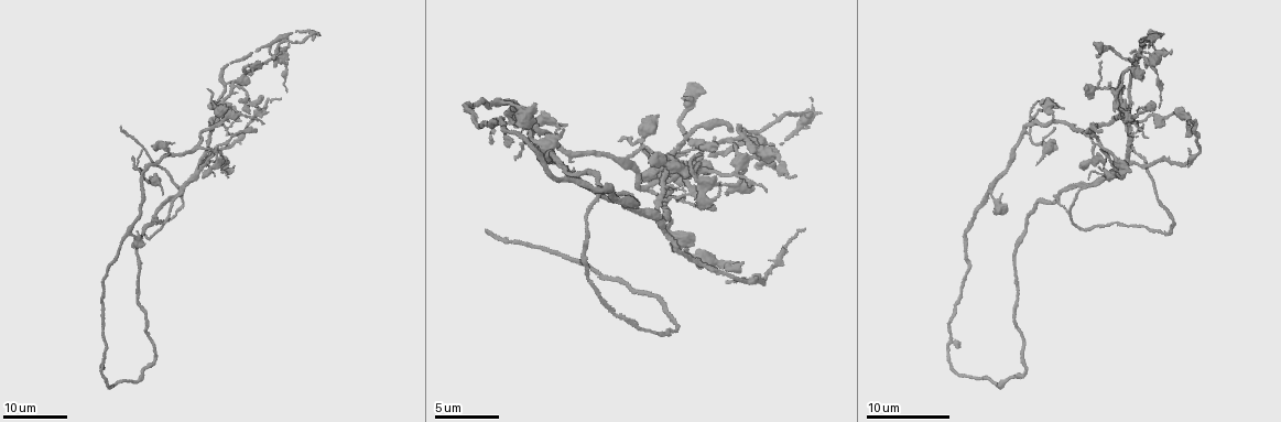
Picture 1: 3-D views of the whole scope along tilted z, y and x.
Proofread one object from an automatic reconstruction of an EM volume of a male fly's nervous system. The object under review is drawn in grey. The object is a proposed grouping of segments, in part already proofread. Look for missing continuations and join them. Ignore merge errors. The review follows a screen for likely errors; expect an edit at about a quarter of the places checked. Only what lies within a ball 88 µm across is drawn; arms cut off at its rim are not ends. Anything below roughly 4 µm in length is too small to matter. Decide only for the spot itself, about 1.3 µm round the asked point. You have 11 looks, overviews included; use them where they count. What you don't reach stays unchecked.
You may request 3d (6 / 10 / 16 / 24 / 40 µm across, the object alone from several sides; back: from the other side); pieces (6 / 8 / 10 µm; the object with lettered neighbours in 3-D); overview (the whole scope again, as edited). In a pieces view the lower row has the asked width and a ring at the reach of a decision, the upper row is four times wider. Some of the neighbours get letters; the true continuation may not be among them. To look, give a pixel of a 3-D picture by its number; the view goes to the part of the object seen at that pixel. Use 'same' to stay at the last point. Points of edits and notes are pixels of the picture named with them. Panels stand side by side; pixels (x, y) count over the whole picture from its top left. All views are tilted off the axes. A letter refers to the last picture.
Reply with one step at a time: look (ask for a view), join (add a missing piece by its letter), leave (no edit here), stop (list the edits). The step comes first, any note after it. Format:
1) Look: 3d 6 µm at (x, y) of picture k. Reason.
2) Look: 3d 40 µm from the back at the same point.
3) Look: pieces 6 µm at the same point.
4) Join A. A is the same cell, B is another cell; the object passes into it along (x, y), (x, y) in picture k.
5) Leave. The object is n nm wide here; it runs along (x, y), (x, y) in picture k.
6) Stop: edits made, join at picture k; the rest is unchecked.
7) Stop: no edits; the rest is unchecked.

Look: 3d 16 µm at (1109, 82) of picture 1. Branch stops here.

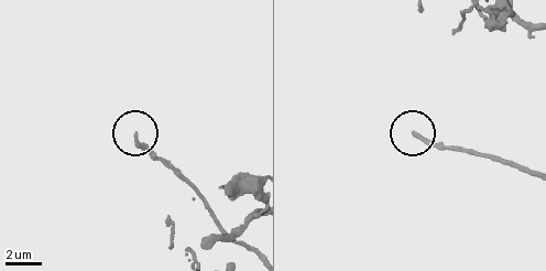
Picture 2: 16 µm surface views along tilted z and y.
Look: pieces 10 µm at (136, 133) of picture 2.

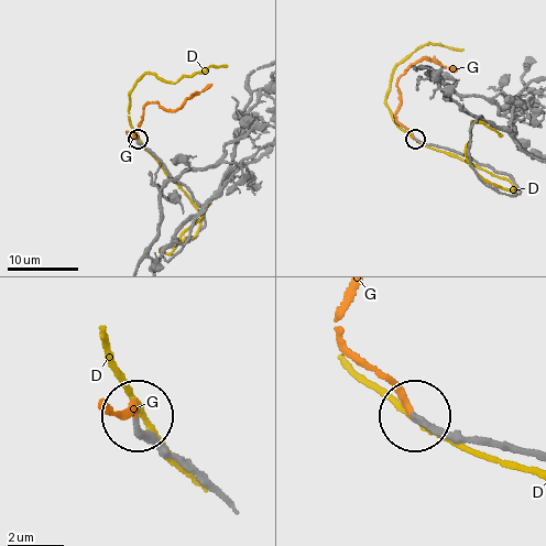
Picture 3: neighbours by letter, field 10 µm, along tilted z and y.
Join G. G is the same cell, D is another cell; the object passes into it along (153, 154), (128, 134), (144, 106), (172, 110), (189, 99) in picture 3; it goes on there.

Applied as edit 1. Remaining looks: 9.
Look: 3d 16 µm at (1148, 139) of picture 1. Tapers out.

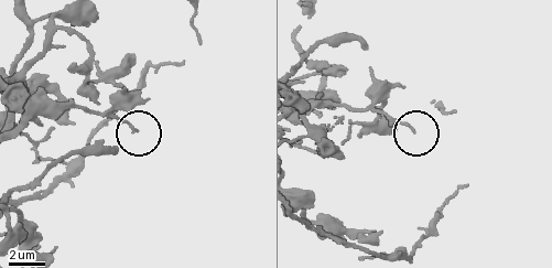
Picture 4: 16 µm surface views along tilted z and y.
Look: pieces 6 µm at (414, 132) of picture 4.

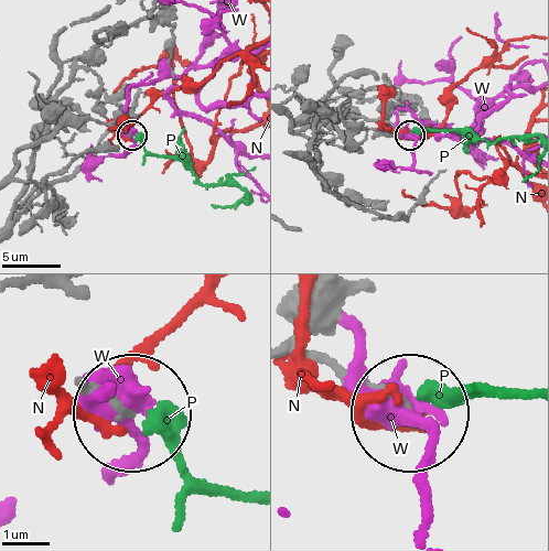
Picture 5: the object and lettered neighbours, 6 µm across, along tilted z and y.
Leave. The object is 120 nm wide here; N, P and W are other cells; no lettered piece goes on from it.

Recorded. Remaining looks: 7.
Look: 3d 16 µm at (254, 131) of picture 1. An open end.

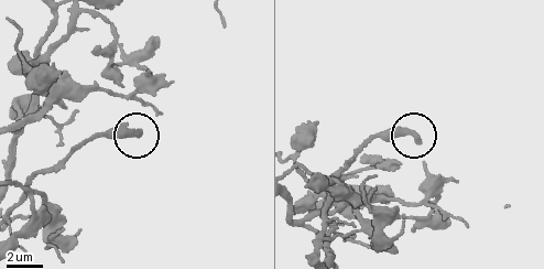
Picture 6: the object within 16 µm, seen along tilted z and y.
Look: pieces 10 µm at (140, 132) of picture 6.

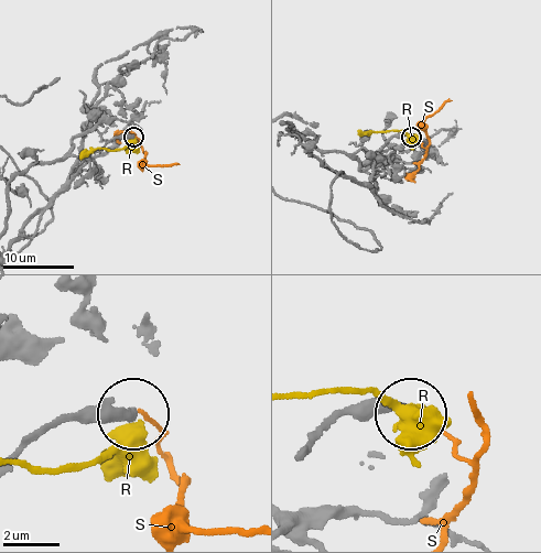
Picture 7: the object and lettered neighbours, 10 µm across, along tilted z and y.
Leave. The object is 290 nm wide here; R and S are other cells; no lettered piece goes on from it.

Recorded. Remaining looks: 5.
Look: 3d 24 µm at (694, 86) of picture 1.

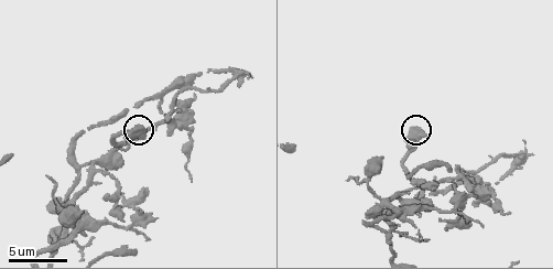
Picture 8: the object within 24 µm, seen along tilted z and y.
Look: pieces 6 µm at (418, 131) of picture 8.

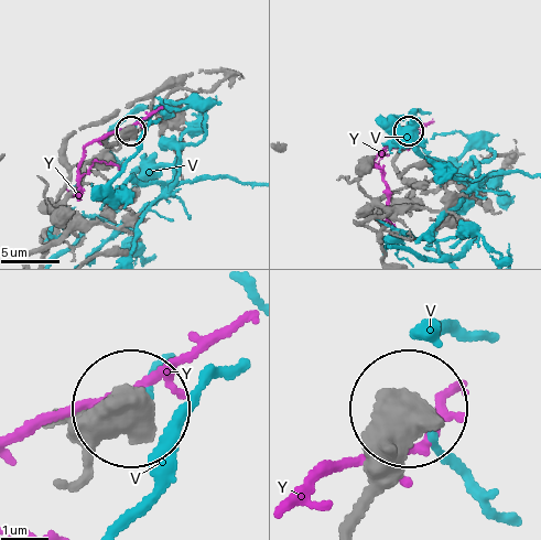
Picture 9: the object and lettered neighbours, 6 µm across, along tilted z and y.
Leave. V and Y are other cells; none of them fits.

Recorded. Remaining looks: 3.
Look: 3d 10 µm at (125, 110) of picture 8. Free end.

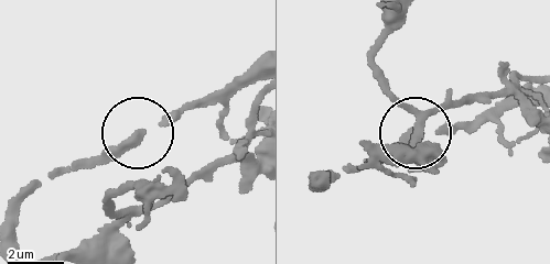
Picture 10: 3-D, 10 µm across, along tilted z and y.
Look: pieces 10 µm at (140, 136) of picture 10. What lies round it.

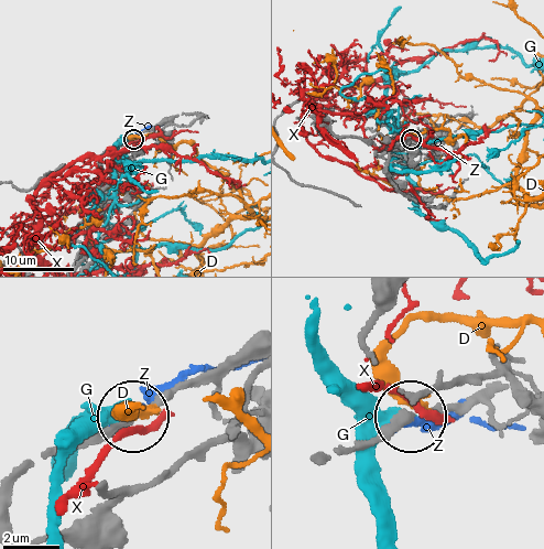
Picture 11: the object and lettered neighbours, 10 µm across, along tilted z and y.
Leave. The object is 330 nm wide here; D, G, X and Z are other cells; it runs along (327, 454), (384, 442), (410, 419) in picture 11; none of them fits.

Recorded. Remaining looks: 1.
Stop: edits made, join at picture 3; the rest is unchecked.

